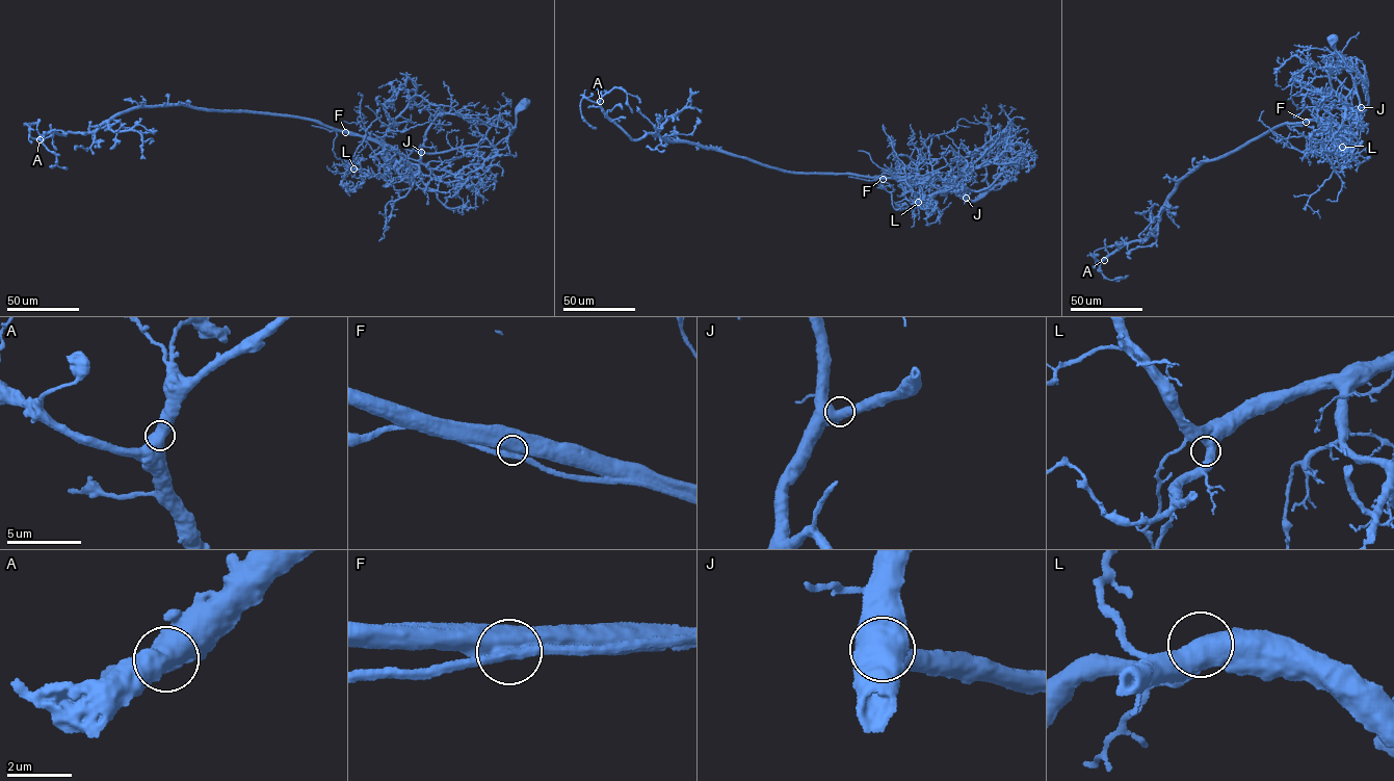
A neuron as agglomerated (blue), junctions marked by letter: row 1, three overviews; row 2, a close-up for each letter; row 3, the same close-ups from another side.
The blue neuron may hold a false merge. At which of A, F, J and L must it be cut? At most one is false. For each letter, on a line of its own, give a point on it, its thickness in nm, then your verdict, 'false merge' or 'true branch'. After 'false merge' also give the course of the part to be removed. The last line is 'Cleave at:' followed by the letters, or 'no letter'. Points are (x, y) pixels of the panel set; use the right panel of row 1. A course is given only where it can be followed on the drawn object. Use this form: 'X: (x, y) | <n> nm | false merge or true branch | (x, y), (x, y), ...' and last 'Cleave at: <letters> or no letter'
A: (1104, 260) | 600 nm | true branch
F: (1306, 122) | 600 nm | false merge | (1306, 122), (1319, 121), (1325, 130), (1320, 132), (1317, 113), (1324, 96), (1321, 89), (1324, 89), (1326, 83)
J: (1361, 107) | 600 nm | true branch
L: (1342, 147) | 600 nm | true branch
Cleave at: F

